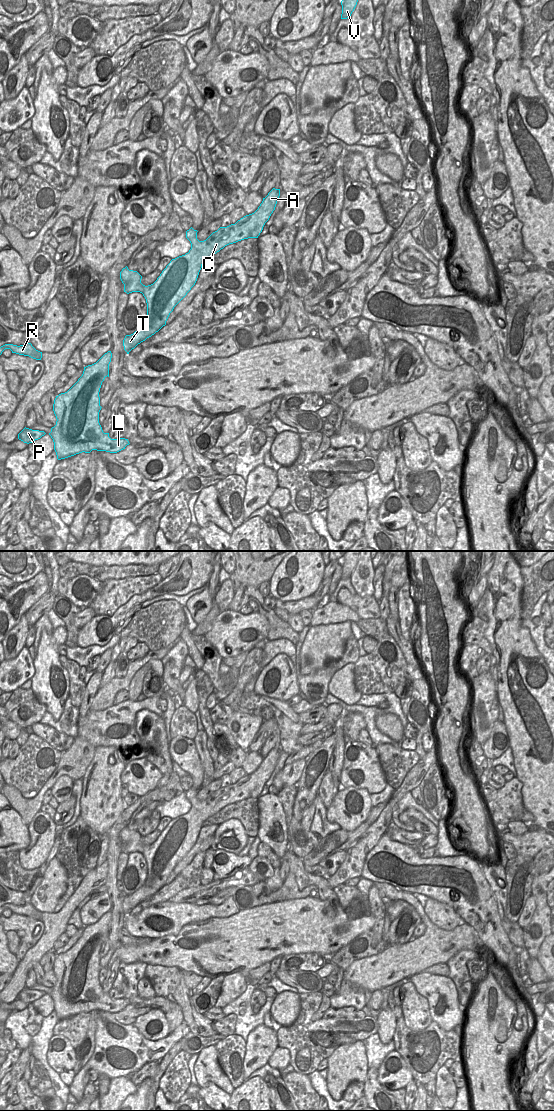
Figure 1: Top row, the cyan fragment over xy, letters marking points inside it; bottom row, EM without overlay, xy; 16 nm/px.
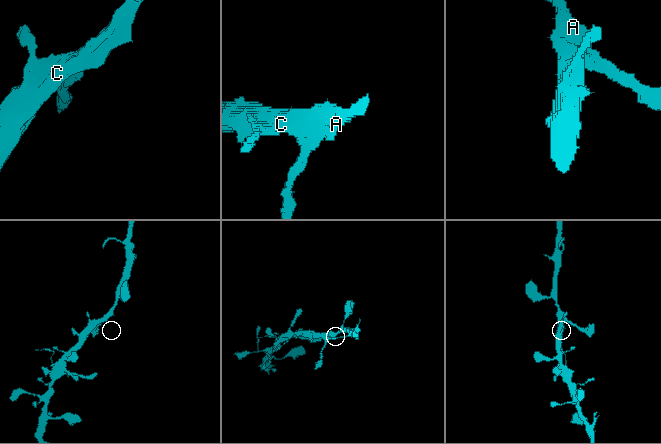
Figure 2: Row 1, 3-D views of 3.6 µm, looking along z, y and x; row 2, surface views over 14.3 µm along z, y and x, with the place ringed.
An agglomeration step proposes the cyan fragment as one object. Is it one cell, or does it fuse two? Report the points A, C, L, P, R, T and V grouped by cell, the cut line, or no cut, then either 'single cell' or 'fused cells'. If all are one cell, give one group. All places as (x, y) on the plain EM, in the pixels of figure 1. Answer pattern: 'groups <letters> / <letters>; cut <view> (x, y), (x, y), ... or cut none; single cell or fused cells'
groups A C L P R T V; cut none; single cell

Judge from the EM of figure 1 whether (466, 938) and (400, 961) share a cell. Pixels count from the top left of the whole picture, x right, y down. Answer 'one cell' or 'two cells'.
one cell

